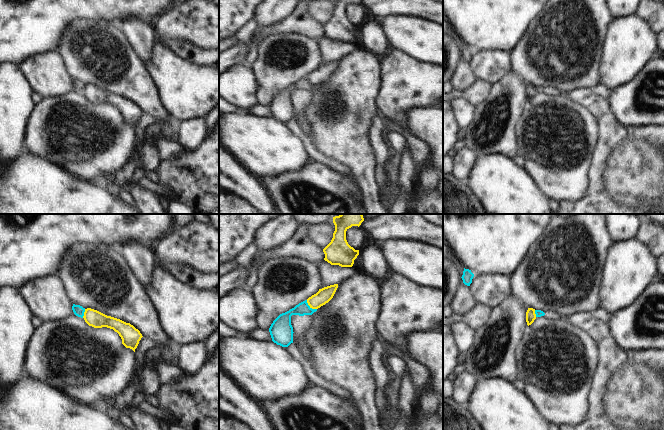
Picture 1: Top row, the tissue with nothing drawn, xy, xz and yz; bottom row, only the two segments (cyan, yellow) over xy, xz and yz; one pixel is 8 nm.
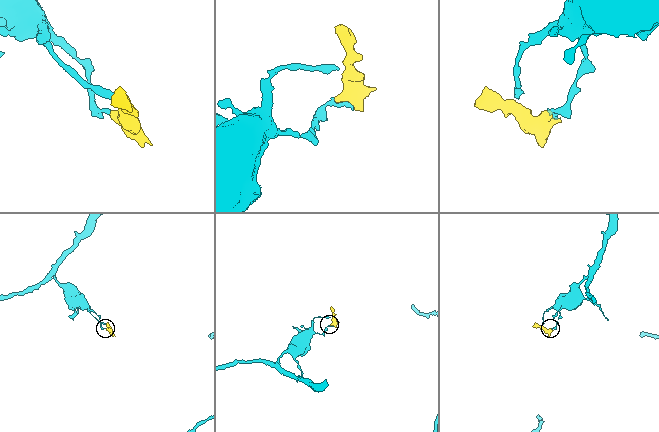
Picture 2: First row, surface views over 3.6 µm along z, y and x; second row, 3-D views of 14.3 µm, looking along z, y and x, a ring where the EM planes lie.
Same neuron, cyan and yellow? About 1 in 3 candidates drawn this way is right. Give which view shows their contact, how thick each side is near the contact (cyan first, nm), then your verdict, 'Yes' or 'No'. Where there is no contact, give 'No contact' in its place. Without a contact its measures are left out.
Touches cyan in xz. Thickness 130 nm (cyan) against 120 nm. No

